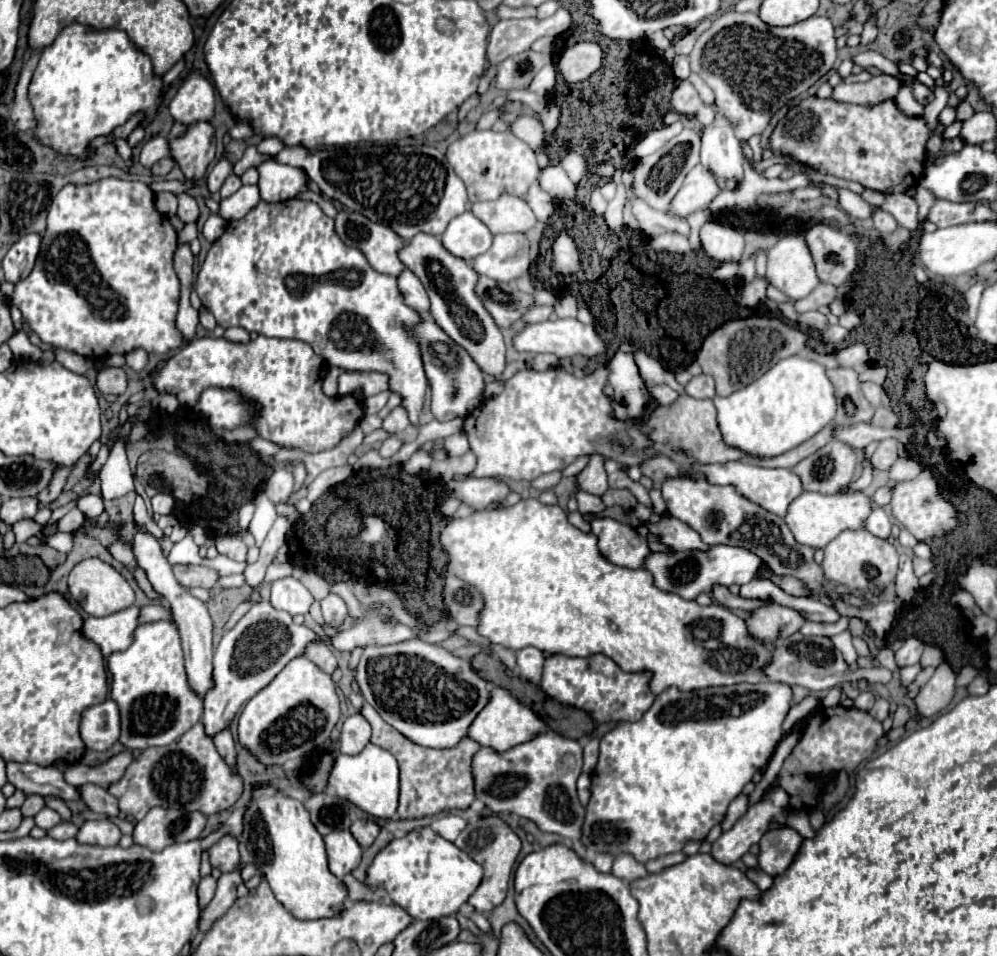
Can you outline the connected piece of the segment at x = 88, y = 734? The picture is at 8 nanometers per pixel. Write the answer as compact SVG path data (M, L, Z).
M107 698L101 704L89 706L79 724L79 734L85 748L103 752L111 748L119 740L119 708L117 704Z

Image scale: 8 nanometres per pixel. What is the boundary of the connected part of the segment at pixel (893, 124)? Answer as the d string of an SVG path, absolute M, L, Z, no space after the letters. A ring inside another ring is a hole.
M807 96L777 122L769 136L769 150L773 154L789 154L797 164L819 174L855 180L865 188L891 194L905 192L921 180L927 136L929 128L923 118L901 114L895 100L877 106L857 106L833 98Z

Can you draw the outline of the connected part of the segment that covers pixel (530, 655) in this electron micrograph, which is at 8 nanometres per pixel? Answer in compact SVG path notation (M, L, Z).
M523 648L523 650L517 652L519 676L523 680L529 680L535 686L541 682L543 662L545 662L545 654L541 650L537 650L537 648Z

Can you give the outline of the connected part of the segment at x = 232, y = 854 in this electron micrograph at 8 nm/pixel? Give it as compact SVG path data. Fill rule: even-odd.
M223 836L219 842L215 842L209 848L209 862L213 868L219 868L221 872L231 872L241 864L239 848L237 848L237 838L233 836Z

